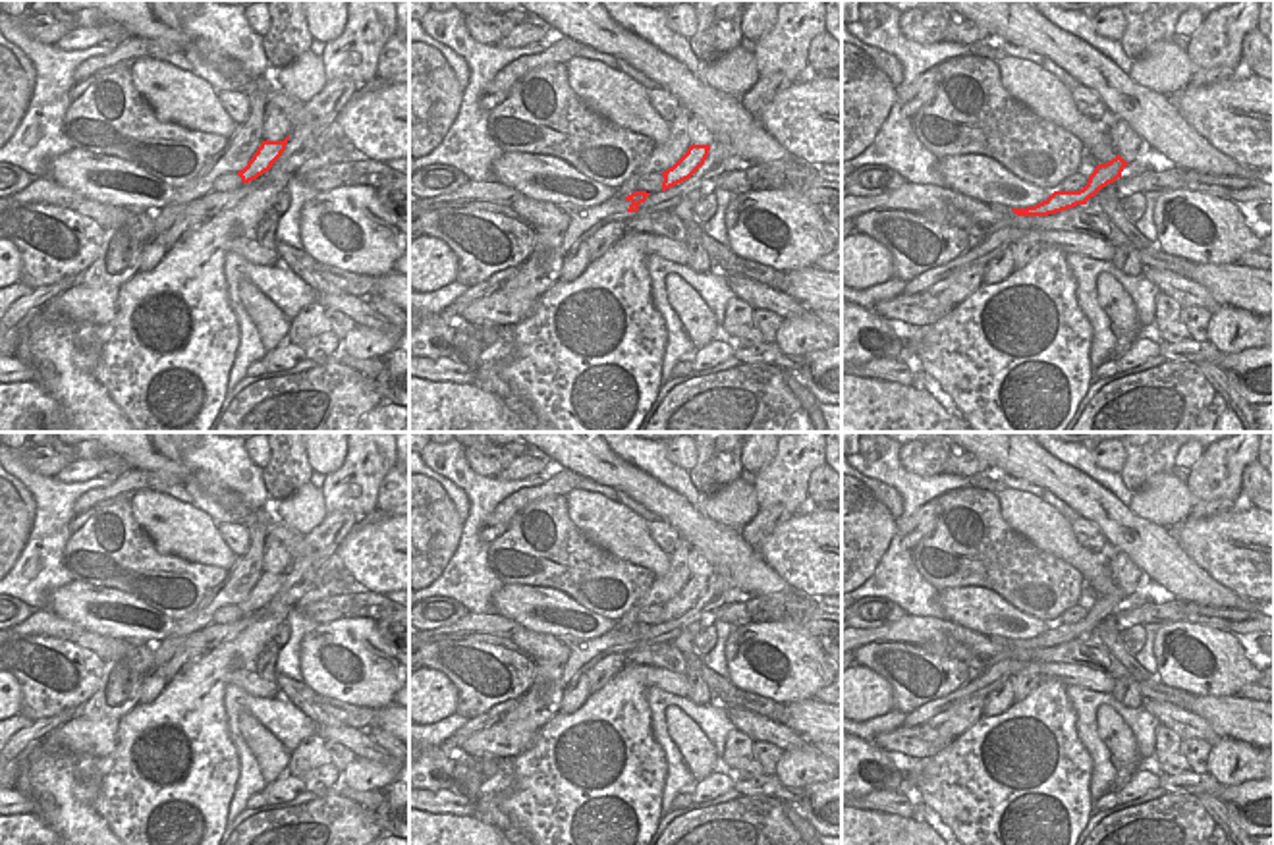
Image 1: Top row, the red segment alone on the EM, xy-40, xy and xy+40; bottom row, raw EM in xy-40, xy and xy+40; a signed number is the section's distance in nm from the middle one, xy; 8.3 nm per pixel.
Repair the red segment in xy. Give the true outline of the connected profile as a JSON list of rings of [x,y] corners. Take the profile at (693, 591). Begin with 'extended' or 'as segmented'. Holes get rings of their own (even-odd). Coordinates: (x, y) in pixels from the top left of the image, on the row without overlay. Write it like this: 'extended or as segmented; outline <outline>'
as segmented; outline [[[691,577],[687,585],[666,604],[662,604],[662,623],[689,612],[706,592],[710,577]]]

